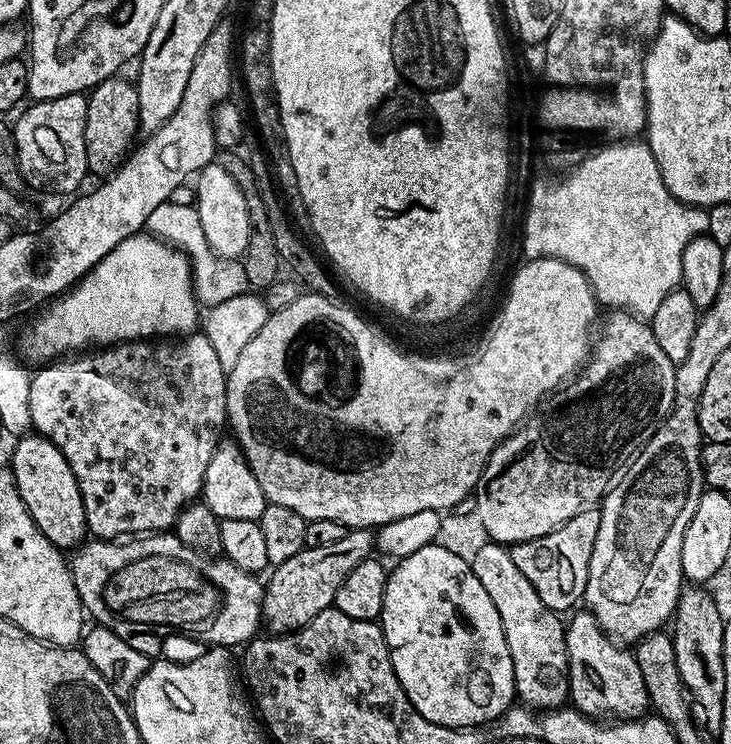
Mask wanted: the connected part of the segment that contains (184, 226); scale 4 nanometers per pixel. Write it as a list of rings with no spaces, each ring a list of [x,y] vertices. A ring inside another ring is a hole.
[[[171,199],[155,208],[154,214],[150,214],[146,228],[156,239],[171,244],[173,248],[179,248],[188,257],[188,263],[192,265],[197,301],[201,305],[213,308],[226,302],[226,298],[238,298],[243,292],[249,291],[243,263],[226,260],[217,254],[210,242],[206,242],[206,233],[202,230],[202,218],[198,218],[198,210],[191,203],[176,203],[175,199]]]

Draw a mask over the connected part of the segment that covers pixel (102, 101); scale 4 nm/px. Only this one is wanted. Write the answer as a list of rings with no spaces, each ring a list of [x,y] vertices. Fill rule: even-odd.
[[[117,74],[109,80],[103,80],[97,88],[87,93],[86,158],[88,171],[92,174],[111,173],[129,155],[133,147],[132,139],[140,132],[138,90],[131,79],[123,80],[122,77],[123,75]]]

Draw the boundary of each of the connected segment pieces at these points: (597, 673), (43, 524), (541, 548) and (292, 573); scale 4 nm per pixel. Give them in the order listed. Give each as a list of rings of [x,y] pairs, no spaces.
[[[576,610],[571,616],[572,621],[569,619],[564,629],[571,707],[585,716],[611,718],[616,722],[634,720],[645,715],[650,705],[646,682],[642,682],[642,670],[638,670],[635,655],[625,645],[607,636],[592,612]]]
[[[25,434],[19,437],[15,444],[16,449],[12,452],[10,471],[16,483],[18,494],[26,506],[30,518],[38,526],[40,533],[55,548],[61,550],[72,550],[85,543],[86,537],[89,535],[86,510],[82,506],[82,494],[78,490],[78,482],[74,478],[74,470],[70,470],[70,462],[66,462],[62,450],[58,450],[58,446],[54,446],[54,442],[50,442],[46,437],[39,434]]]
[[[593,506],[574,514],[574,518],[570,518],[570,522],[563,524],[557,532],[513,544],[508,548],[510,558],[514,558],[514,566],[526,574],[530,586],[538,590],[538,598],[542,598],[542,602],[546,602],[546,606],[557,614],[575,609],[584,599],[590,554],[594,554],[594,538],[598,538],[599,525],[600,510]]]
[[[353,528],[346,538],[333,542],[331,546],[303,548],[294,558],[275,565],[271,569],[272,577],[264,584],[264,606],[262,620],[267,631],[272,634],[295,632],[306,626],[322,610],[336,603],[338,586],[346,582],[346,574],[358,566],[358,562],[369,559],[374,552],[374,536],[367,528]]]

